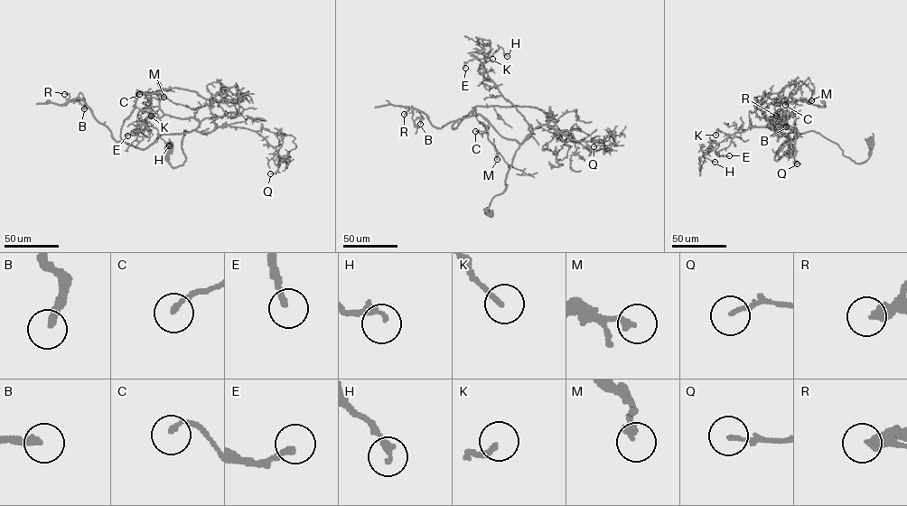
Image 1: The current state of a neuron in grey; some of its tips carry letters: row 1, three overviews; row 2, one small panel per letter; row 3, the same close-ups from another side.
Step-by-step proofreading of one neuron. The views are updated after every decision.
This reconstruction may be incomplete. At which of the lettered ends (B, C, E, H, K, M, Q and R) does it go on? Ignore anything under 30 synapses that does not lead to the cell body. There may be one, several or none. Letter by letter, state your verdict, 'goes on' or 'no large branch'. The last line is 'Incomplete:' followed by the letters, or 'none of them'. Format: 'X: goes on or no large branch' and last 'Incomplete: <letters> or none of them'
B: goes on
C: no large branch
E: goes on
H: goes on
K: no large branch
M: no large branch
Q: no large branch
R: goes on
Incomplete: B, E, H, R

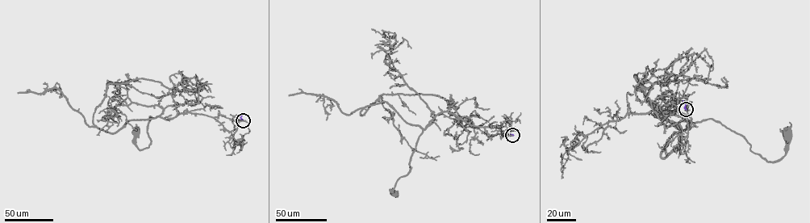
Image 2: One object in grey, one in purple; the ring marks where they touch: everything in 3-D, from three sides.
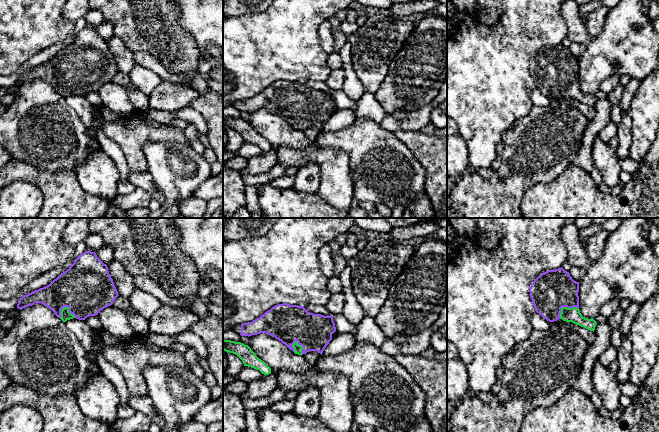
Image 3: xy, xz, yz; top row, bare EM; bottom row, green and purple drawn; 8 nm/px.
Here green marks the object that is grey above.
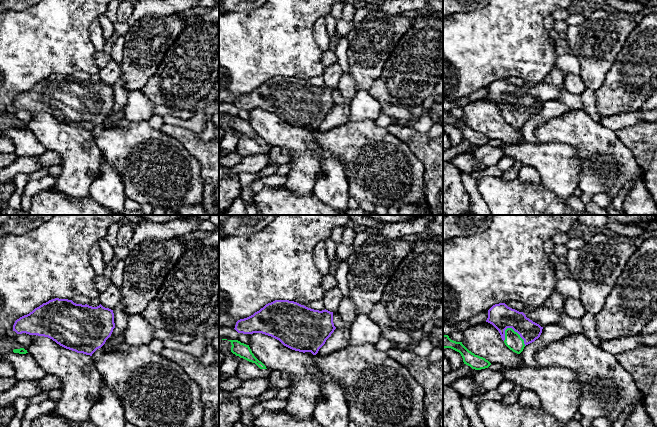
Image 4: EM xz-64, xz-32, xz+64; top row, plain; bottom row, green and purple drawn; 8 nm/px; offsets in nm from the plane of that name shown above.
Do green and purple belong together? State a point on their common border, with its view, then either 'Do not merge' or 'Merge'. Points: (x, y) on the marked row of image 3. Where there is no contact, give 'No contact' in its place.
Touches green at xy (68, 310). Merge

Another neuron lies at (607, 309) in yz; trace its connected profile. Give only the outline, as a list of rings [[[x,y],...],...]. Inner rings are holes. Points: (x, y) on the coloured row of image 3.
[[[617,299],[604,303],[600,308],[600,314],[605,318],[611,317],[620,308],[620,301]]]

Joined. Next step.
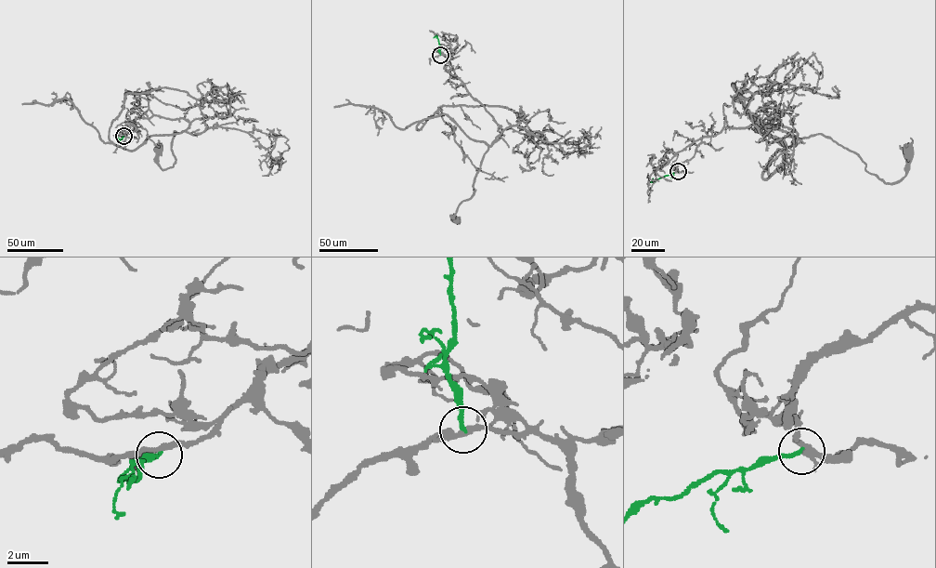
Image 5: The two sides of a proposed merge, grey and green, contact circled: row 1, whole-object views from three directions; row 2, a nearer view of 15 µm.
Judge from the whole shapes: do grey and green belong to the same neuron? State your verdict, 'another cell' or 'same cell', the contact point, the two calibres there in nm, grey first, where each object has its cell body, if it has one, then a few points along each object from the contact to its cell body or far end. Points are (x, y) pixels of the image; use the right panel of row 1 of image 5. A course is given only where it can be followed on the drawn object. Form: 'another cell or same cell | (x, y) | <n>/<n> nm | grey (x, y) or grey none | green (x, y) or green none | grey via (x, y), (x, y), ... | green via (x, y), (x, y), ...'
another cell | (678, 171) | 280/180 nm | grey (907, 151) | green none | grey via (678, 171), (701, 138), (762, 122), (798, 138), (829, 137), (886, 182), (904, 176), (908, 151) | green via (678, 171), (652, 181), (656, 181)

